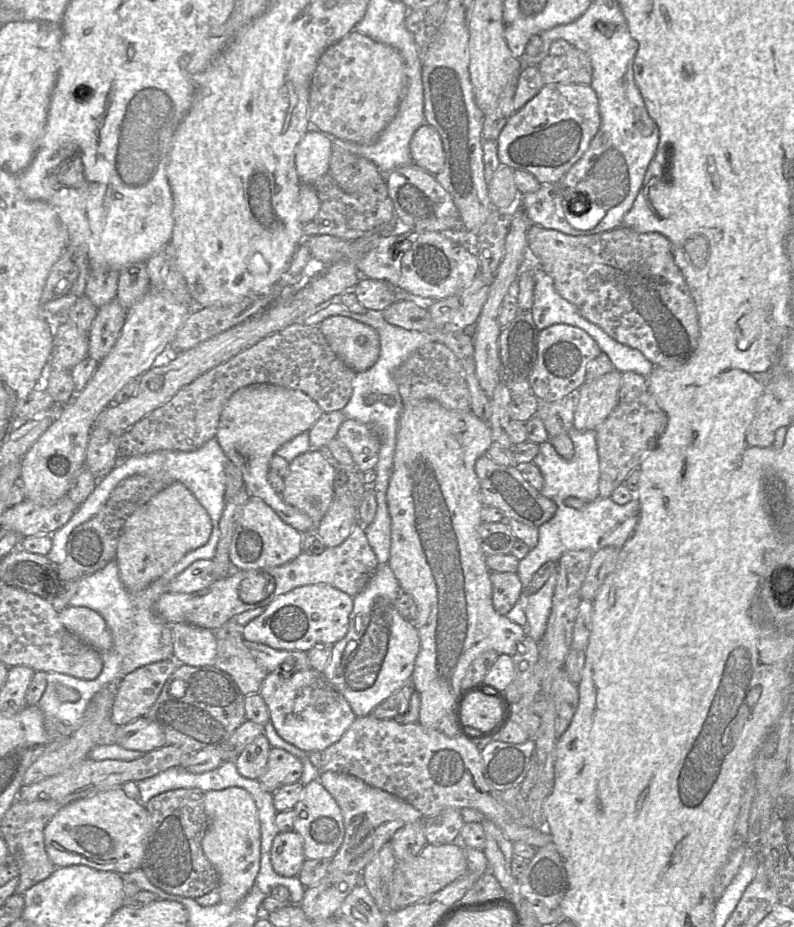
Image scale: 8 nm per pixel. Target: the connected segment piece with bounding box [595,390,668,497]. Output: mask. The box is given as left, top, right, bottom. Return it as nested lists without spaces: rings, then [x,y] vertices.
[[[648,390],[630,403],[618,403],[595,430],[600,465],[600,497],[611,497],[613,491],[625,483],[630,472],[637,469],[644,456],[657,445],[667,427],[667,422],[665,411],[659,407]]]

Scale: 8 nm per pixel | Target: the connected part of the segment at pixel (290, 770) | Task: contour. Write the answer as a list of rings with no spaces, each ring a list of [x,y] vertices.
[[[271,747],[266,772],[259,782],[269,792],[274,793],[278,788],[299,782],[303,772],[303,764],[299,758],[288,751]]]

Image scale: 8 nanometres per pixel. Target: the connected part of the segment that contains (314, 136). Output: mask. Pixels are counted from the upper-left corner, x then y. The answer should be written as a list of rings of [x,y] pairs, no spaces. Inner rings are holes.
[[[308,130],[298,144],[295,153],[297,175],[303,185],[314,185],[323,175],[329,173],[330,158],[333,151],[332,139],[320,131]]]

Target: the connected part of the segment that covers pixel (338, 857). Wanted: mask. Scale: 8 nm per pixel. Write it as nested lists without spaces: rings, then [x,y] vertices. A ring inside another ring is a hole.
[[[327,771],[320,774],[319,781],[340,807],[345,828],[343,842],[331,859],[328,873],[362,873],[379,850],[391,841],[397,830],[409,823],[424,820],[421,812],[407,801],[372,787],[355,776]]]

